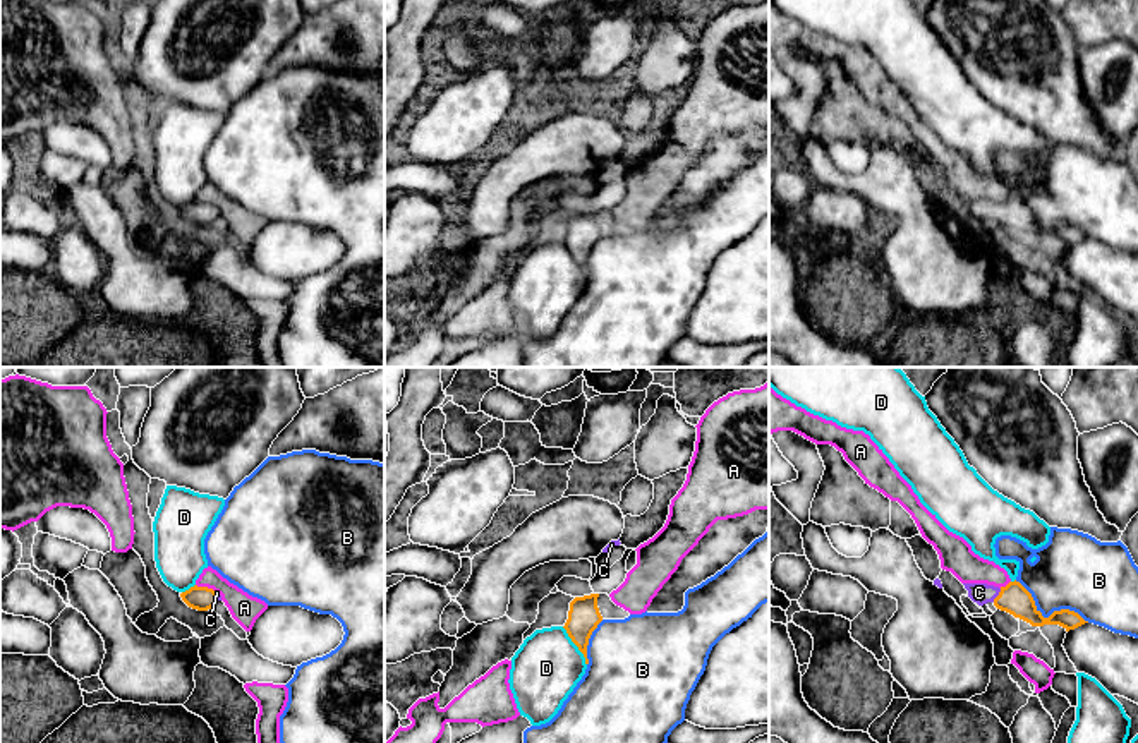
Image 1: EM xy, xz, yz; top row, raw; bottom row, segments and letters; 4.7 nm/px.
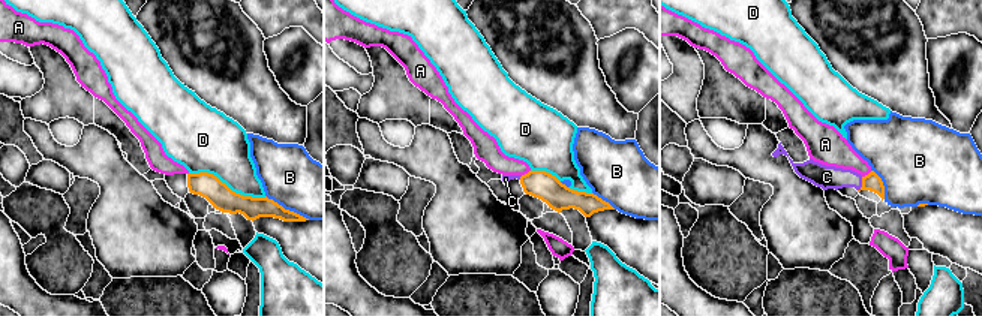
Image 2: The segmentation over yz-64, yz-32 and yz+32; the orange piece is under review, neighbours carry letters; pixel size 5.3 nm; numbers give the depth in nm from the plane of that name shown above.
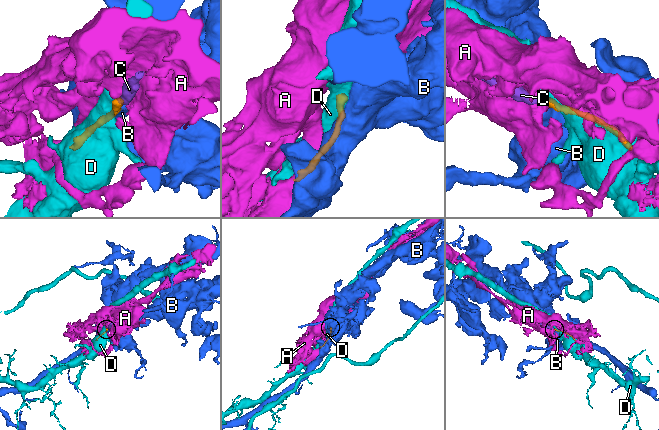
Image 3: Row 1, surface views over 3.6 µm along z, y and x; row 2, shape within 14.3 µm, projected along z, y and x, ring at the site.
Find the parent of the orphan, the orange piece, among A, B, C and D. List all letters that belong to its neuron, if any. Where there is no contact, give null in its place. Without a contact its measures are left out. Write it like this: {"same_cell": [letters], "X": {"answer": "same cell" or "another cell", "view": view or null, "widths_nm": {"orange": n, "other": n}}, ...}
{"same_cell": ["C"], "A": {"answer": "another cell", "view": "xy", "widths_nm": {"orange": 110, "other": 140}}, "B": {"answer": "another cell", "view": "yz", "widths_nm": {"orange": 140, "other": 360}}, "C": {"answer": "same cell", "view": "yz", "widths_nm": {"orange": 140, "other": 100}}, "D": {"answer": "another cell", "view": "xz", "widths_nm": {"orange": 150, "other": 320}}}

